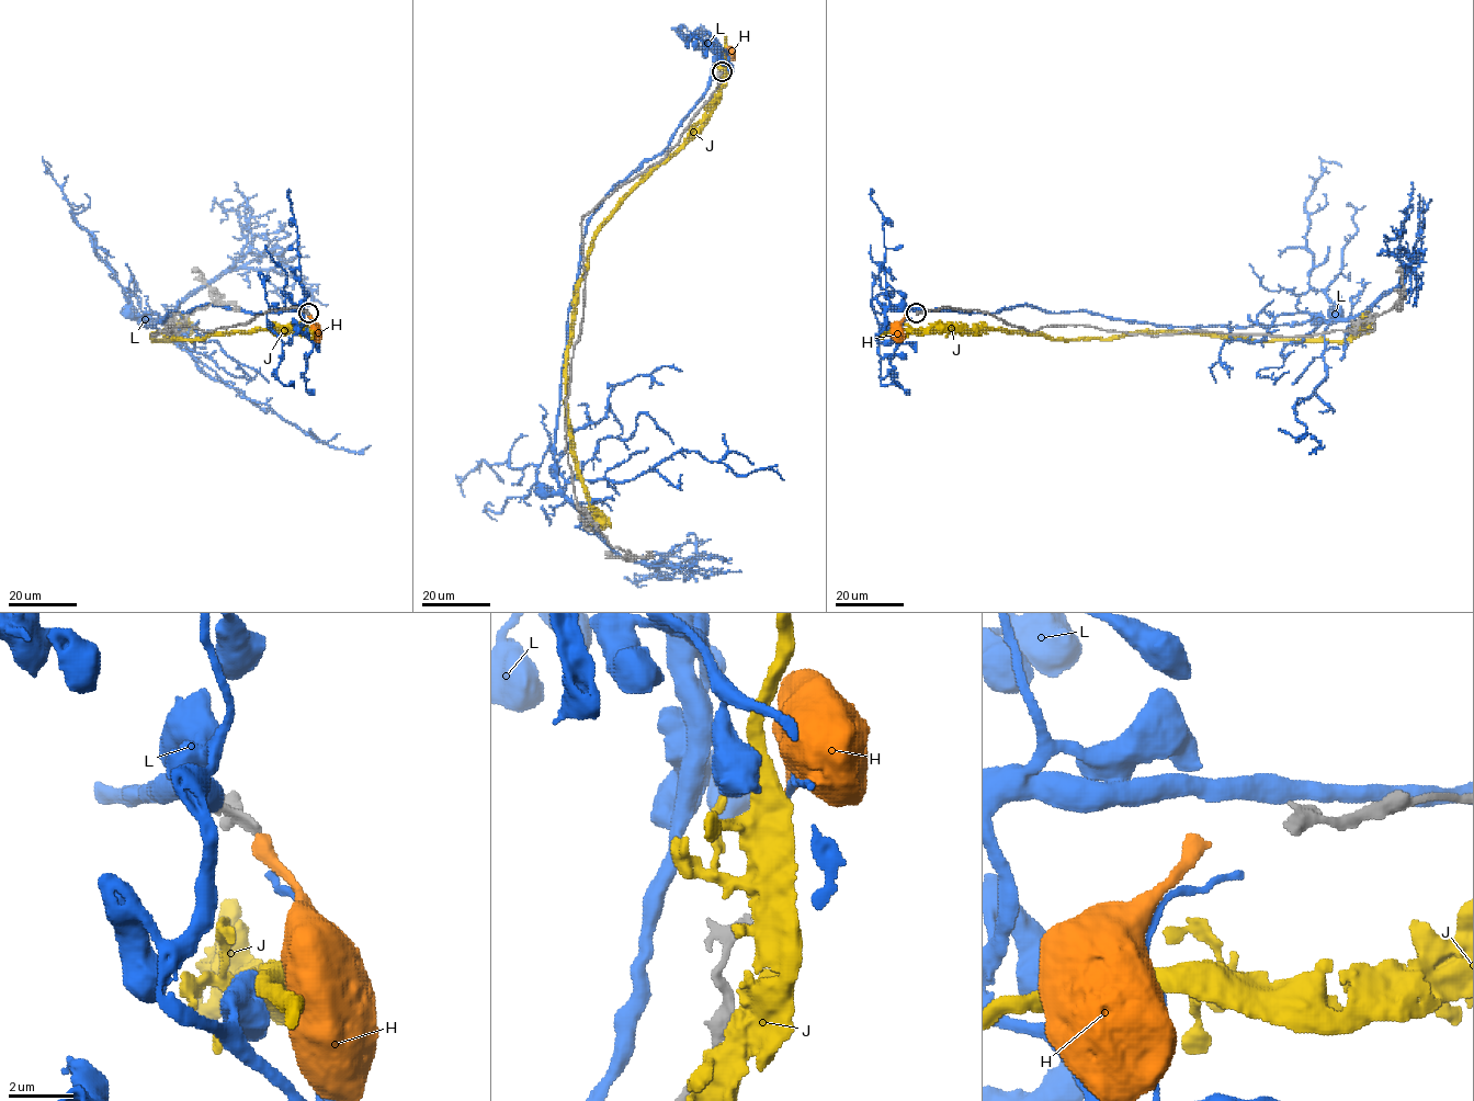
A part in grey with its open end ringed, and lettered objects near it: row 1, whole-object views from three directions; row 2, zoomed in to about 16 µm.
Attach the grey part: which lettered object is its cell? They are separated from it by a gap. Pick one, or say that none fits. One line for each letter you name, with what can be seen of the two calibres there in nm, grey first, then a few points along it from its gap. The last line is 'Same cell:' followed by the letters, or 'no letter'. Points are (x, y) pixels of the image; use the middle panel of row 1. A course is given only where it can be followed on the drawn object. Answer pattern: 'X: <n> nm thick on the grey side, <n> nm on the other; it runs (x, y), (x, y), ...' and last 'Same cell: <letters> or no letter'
H: 340 nm thick on the grey side, 480 nm on the other
Same cell: H

